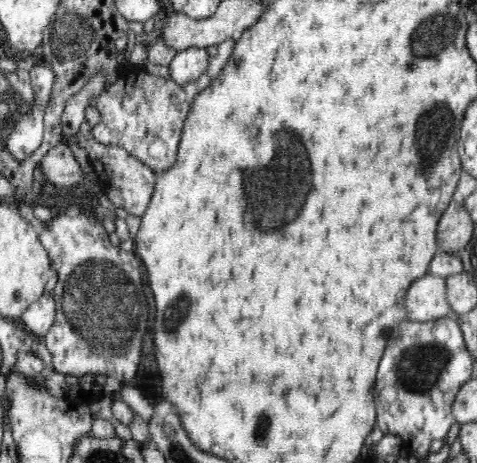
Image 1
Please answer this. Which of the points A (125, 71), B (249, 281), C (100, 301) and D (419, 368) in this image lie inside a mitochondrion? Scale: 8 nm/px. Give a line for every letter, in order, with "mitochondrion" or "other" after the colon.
A: other
B: other
C: mitochondrion
D: mitochondrion

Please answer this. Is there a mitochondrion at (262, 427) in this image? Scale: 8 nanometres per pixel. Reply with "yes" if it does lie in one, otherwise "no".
yes

